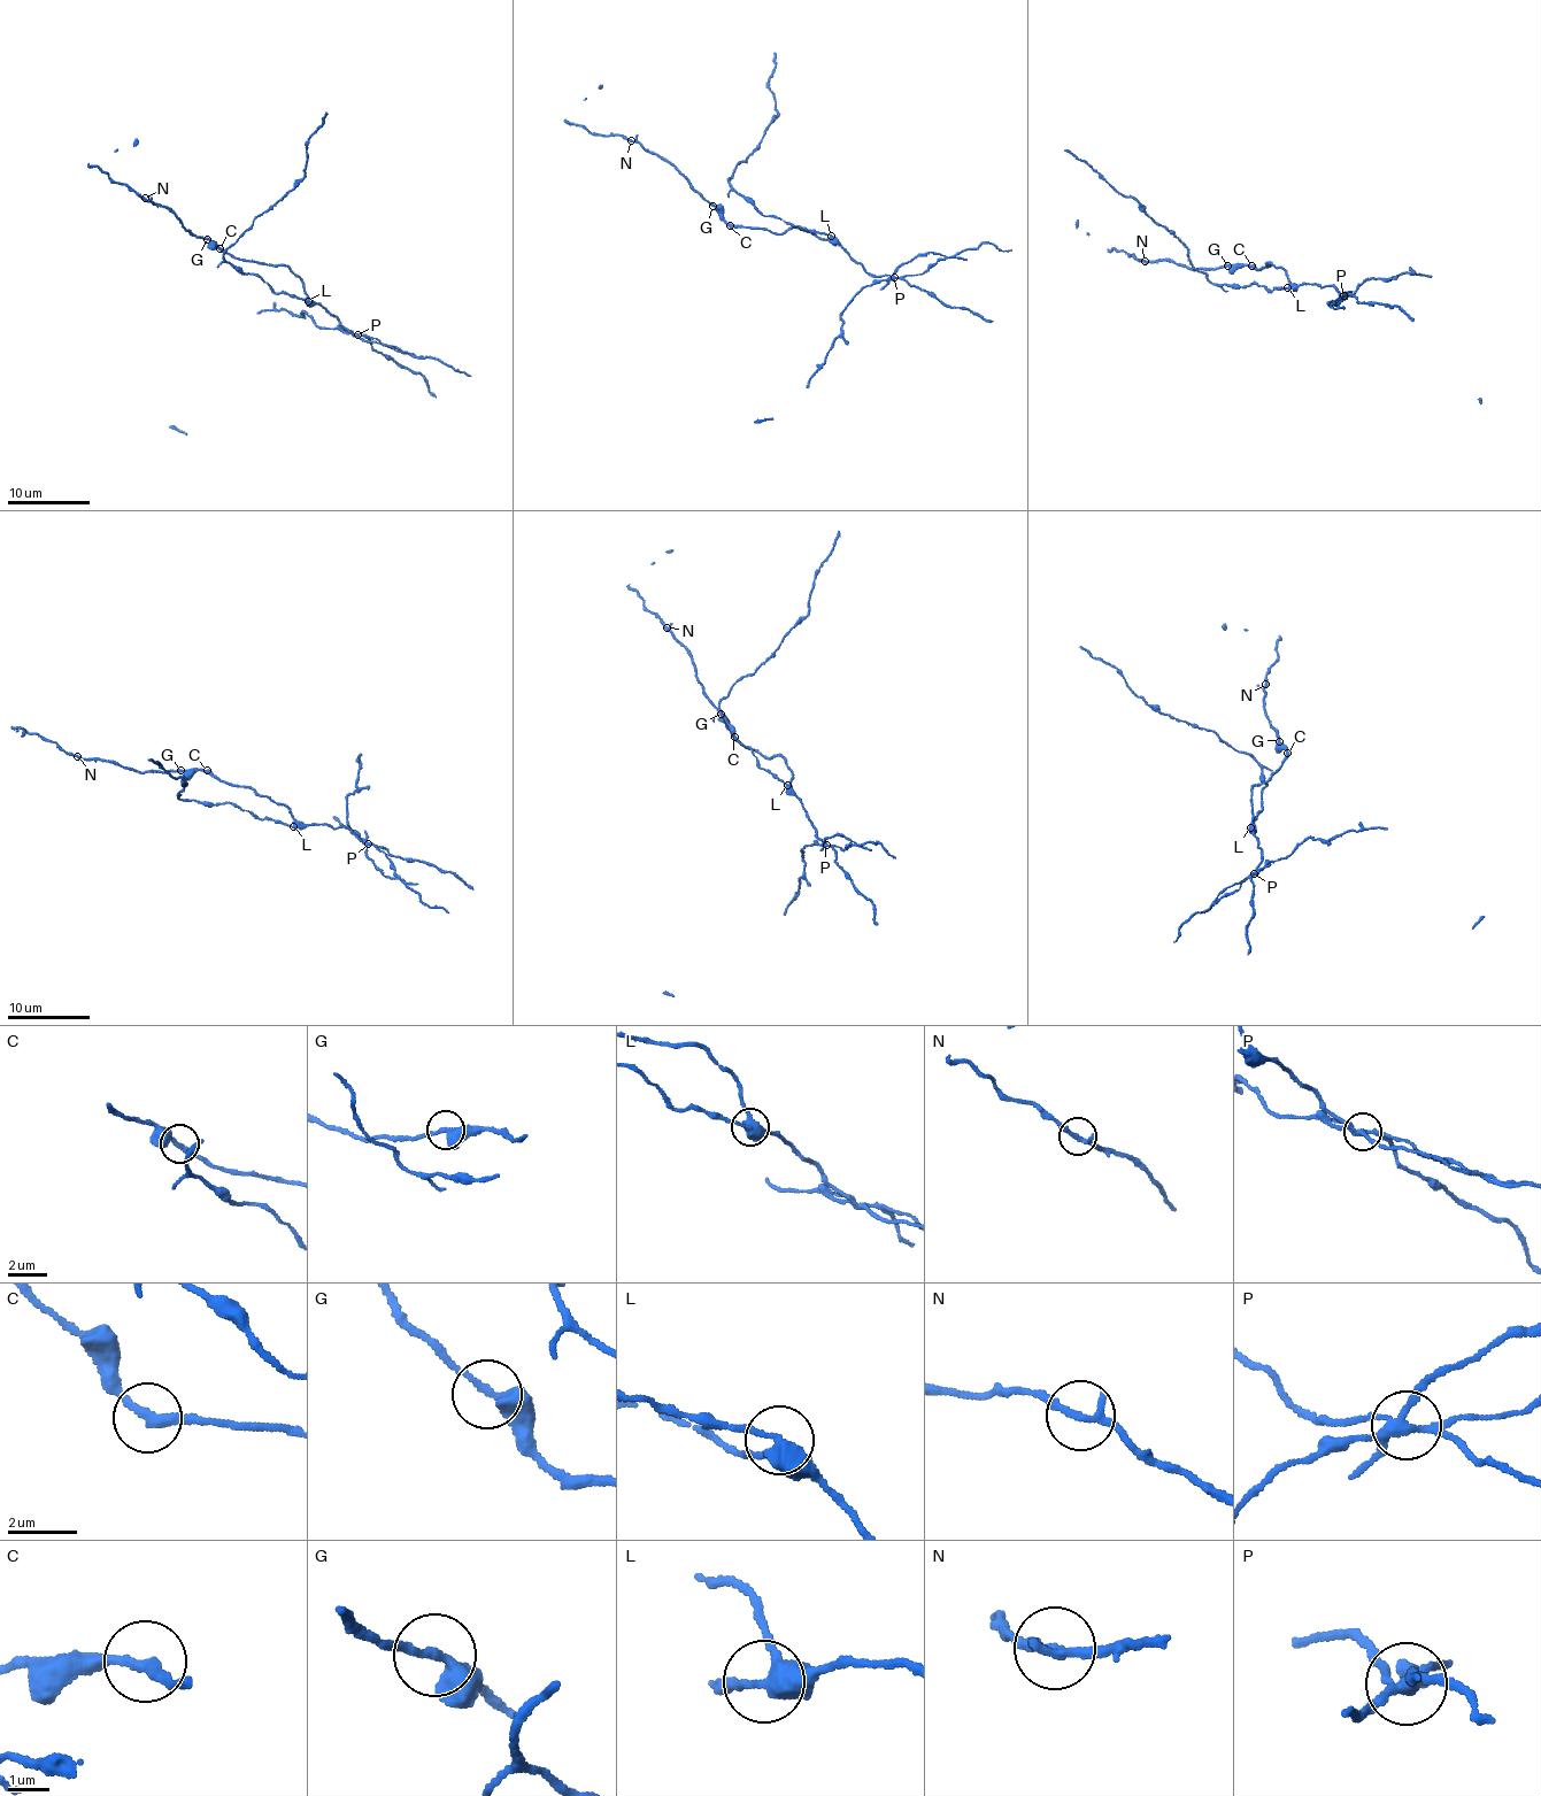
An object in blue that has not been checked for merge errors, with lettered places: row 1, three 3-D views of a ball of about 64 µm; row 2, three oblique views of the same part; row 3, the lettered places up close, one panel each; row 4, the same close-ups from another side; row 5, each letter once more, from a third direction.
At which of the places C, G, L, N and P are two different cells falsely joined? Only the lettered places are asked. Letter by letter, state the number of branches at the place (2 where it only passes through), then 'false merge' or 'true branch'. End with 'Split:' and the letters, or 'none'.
C: 2 | true branch
G: 2 | true branch
L: 3 | false merge
N: 3 | true branch
P: 6 | false merge
Split: L, P

